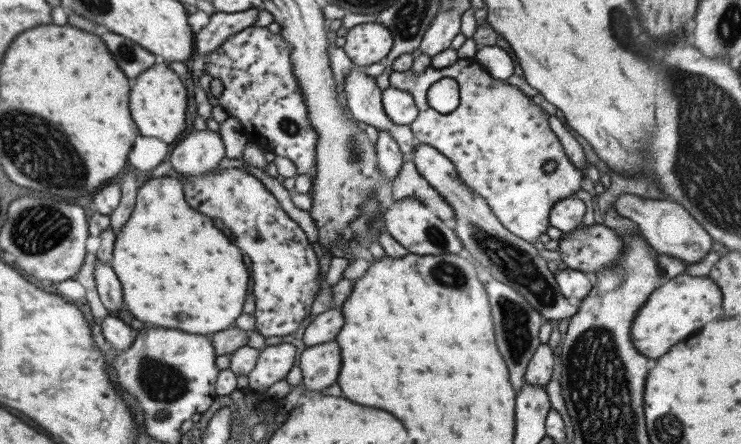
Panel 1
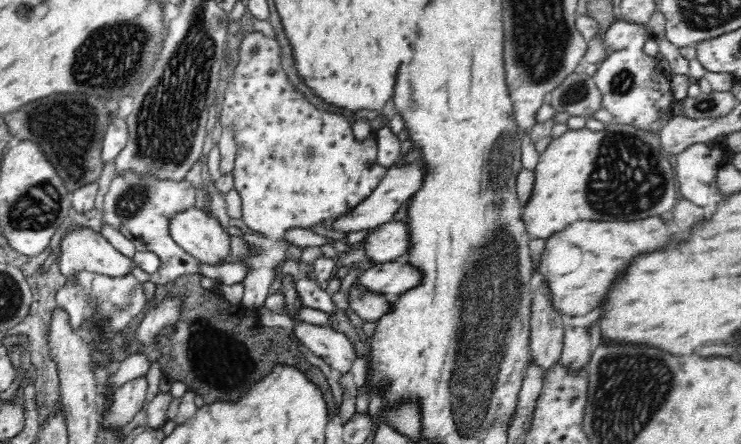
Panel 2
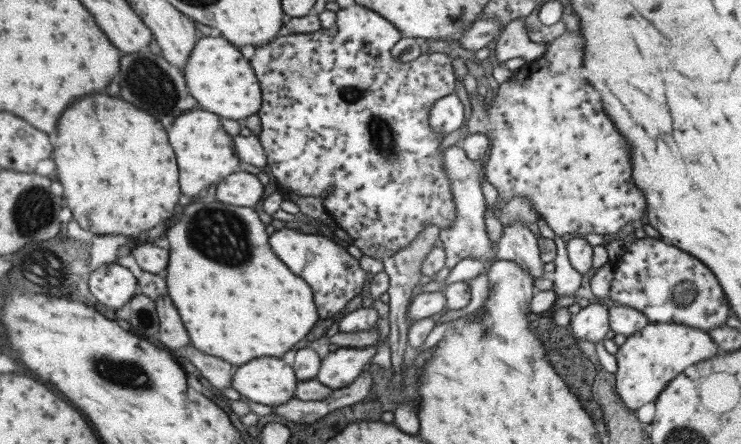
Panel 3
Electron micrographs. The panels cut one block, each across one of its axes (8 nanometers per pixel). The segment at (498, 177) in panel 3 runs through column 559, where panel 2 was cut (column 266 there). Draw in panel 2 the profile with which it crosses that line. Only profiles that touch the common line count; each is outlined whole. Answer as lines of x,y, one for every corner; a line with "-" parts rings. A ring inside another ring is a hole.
258,30
246,32
243,35
240,42
238,42
238,46
236,48
236,58
238,58
238,60
236,60
236,65
234,66
234,72
230,74
230,78
228,78
228,82
226,82
226,88
224,88
224,99
222,100
222,106
220,106
219,122
220,122
220,127
222,127
222,129
230,129
232,131
232,136
234,137
234,144
236,145
236,154
234,154
235,163
231,171
231,174
232,174
232,184
234,185
233,189
236,192
238,192
238,196
240,196
240,200
241,200
241,210
242,210
241,218
244,221
244,224
246,224
246,226
250,230
253,230
254,232
258,233
258,234
255,234
255,233
241,234
242,241
244,241
244,245
246,245
246,247
248,248
248,252
244,254
243,257
236,258
234,260
234,262
239,263
239,265
245,266
245,271
247,272
244,275
244,278
241,280
241,283
243,286
243,297
241,298
241,302
244,303
248,308
250,307
258,308
258,307
263,306
264,299
268,296
268,294
270,294
270,286
272,286
272,282
276,280
276,274
277,274
276,268
278,268
278,264
280,264
280,262
284,260
286,250
288,250
288,247
291,245
289,244
289,242
287,242
283,238
283,232
285,230
288,230
288,228
292,228
293,226
301,226
302,228
312,228
312,226
316,226
316,224
320,224
320,222
322,222
322,224
328,224
332,222
336,217
339,217
341,214
348,212
348,210
350,210
351,208
354,208
359,202
362,202
365,198
368,198
368,195
372,194
372,191
376,189
376,186
378,186
378,184
382,181
382,178
384,178
384,176
387,174
387,168
376,163
377,145
376,145
374,132
370,135
370,137
364,143
360,144
356,142
356,140
354,140
354,137
353,137
353,130
350,129
350,126
348,125
347,120
343,116
336,116
334,114
328,114
326,113
326,111
316,109
316,107
314,107
313,105
310,105
310,103
308,103
308,101
306,101
306,99
304,99
304,97
302,97
300,93
296,93
296,91
294,91
294,87
292,87
292,85
288,83
288,79
286,79
286,75
284,75
284,72
282,71
282,66
280,65
280,58
278,57
278,45
274,38
270,36
266,36
266,34
263,34
262,32
-
252,46
256,46
256,48
258,48
258,52
256,52
256,54
249,53
249,50
250,48
252,48

